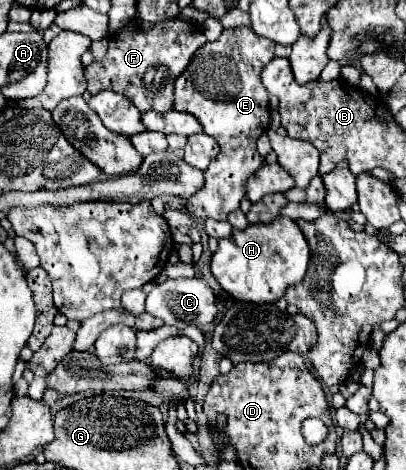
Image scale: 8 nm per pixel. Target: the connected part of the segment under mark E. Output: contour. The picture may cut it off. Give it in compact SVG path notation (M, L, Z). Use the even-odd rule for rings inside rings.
M230 28L218 40L204 44L174 84L174 110L196 116L204 132L220 146L220 154L204 170L204 186L184 204L186 212L194 218L226 220L230 212L240 208L240 200L246 194L246 176L264 164L264 158L256 150L256 140L270 126L270 108L260 72L272 58L272 40L258 36L252 28Z

